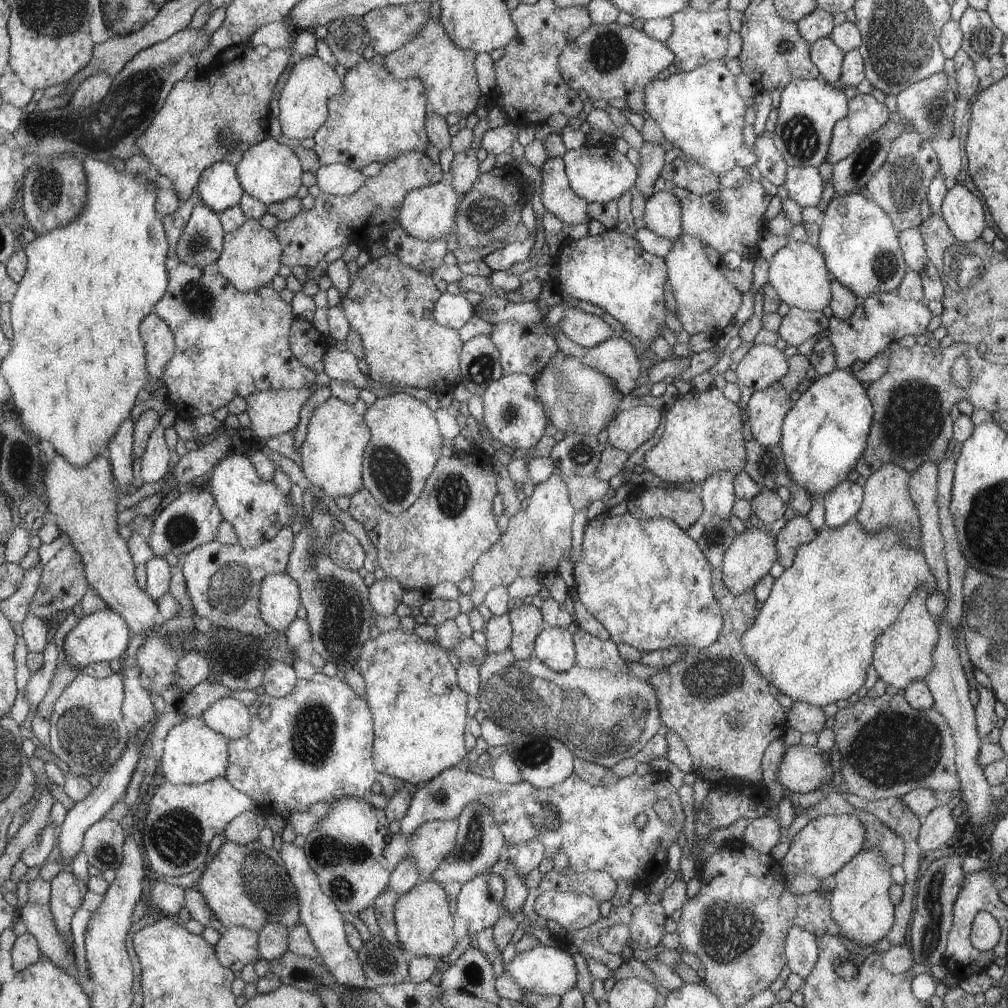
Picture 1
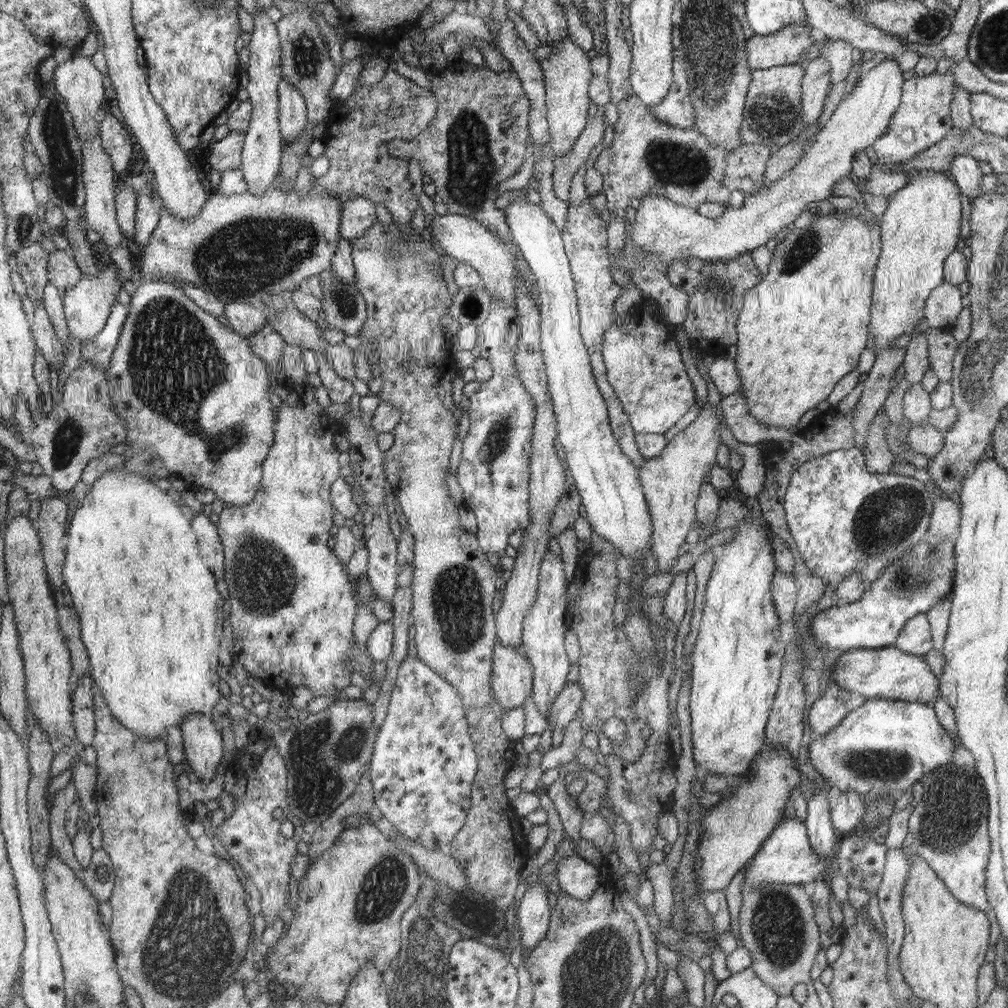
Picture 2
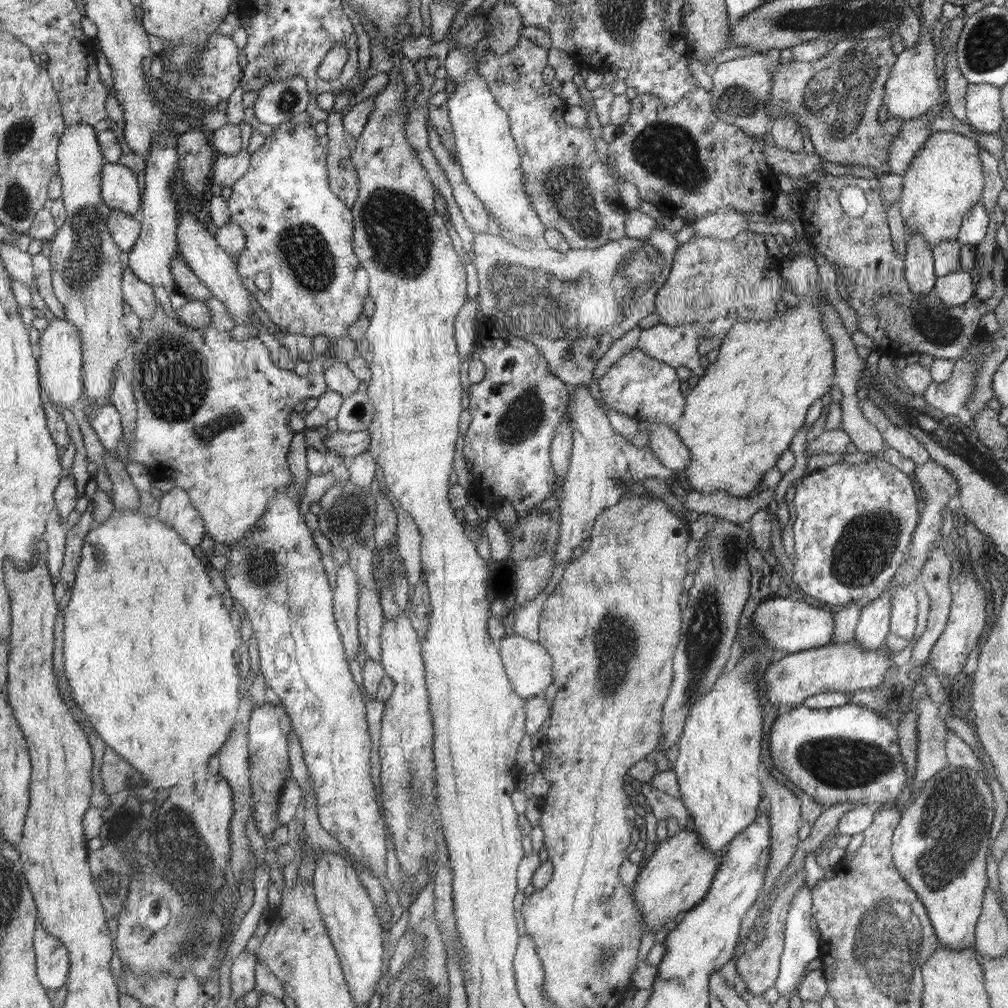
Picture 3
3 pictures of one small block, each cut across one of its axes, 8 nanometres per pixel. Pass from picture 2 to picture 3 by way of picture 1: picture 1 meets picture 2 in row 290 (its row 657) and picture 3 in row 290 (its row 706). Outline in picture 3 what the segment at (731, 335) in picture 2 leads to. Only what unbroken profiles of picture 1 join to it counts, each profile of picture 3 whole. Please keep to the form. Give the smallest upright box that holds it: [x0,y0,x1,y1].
[656,230,782,354]

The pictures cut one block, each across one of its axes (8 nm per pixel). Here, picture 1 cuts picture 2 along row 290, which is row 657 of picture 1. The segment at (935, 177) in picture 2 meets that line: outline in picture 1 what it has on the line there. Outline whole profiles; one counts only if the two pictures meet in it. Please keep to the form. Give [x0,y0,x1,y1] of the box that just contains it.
[872,588,939,690]

